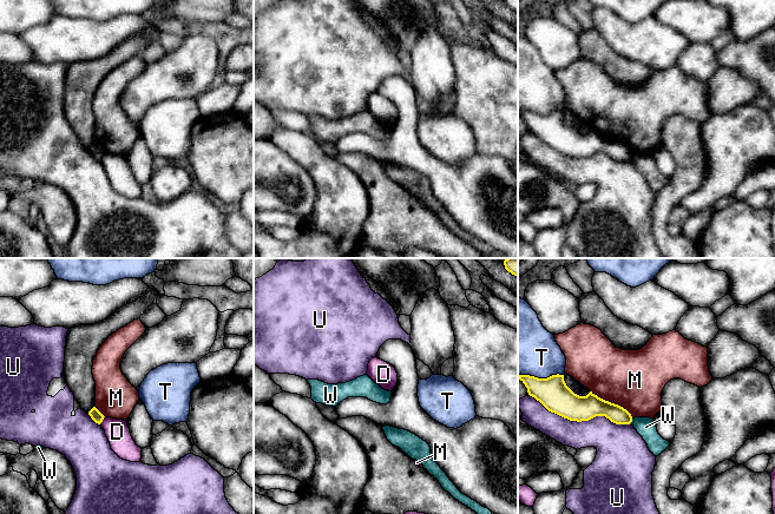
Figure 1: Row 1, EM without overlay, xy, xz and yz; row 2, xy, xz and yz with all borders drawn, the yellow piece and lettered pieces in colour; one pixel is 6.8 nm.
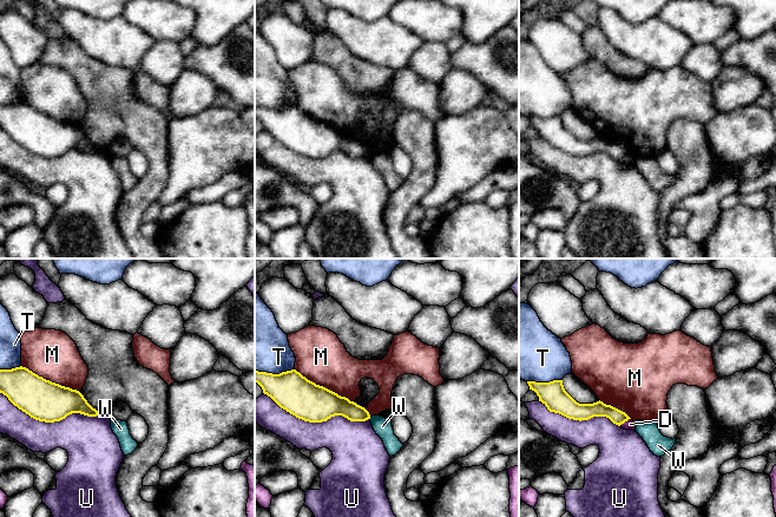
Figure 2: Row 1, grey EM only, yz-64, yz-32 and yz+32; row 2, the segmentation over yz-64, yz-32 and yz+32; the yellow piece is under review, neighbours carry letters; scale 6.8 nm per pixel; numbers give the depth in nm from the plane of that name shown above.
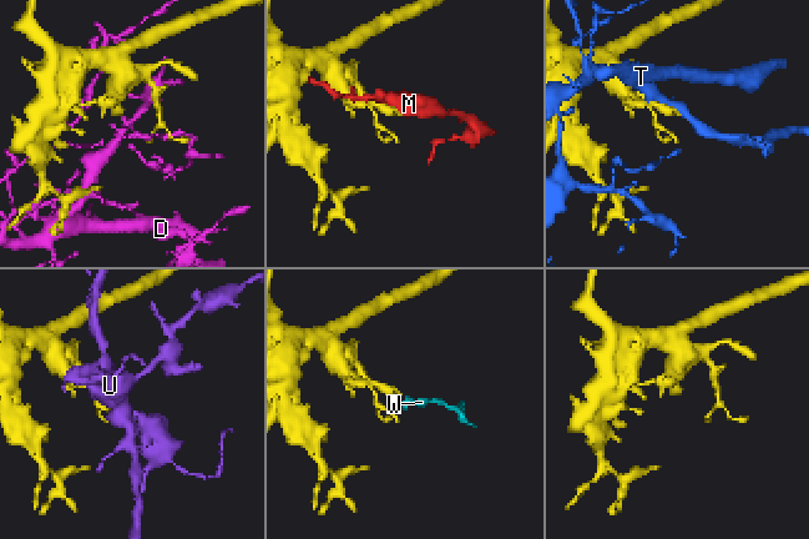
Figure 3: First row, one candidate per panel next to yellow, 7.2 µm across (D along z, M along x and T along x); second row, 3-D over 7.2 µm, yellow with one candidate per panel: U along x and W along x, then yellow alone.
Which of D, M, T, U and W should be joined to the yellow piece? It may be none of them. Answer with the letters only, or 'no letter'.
no letter

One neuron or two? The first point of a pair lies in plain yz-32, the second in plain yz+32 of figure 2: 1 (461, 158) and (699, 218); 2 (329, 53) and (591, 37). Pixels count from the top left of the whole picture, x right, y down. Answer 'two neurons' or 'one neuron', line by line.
1: one neuron
2: one neuron

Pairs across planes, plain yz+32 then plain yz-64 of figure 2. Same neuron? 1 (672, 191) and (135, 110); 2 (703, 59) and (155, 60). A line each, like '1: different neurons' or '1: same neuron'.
1: same neuron
2: same neuron

